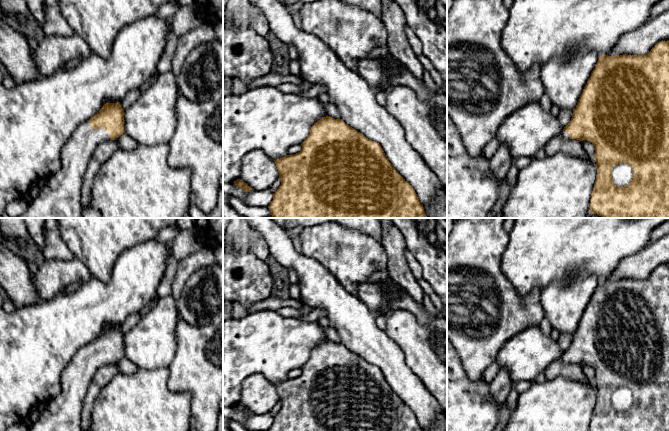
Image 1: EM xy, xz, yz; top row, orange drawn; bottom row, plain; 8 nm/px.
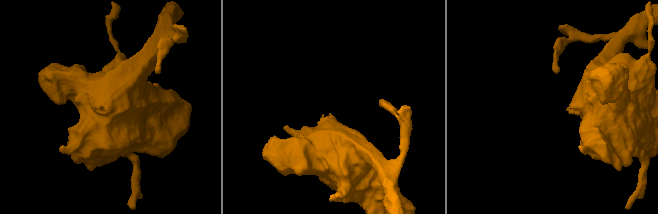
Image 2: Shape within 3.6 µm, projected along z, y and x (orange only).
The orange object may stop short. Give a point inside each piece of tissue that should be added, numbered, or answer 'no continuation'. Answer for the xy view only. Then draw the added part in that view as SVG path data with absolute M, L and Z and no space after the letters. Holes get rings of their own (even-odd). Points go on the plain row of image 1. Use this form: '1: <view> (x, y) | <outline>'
1: xy (62, 413) | M89 344L82 347L62 371L60 393L42 406L36 420L29 424L28 431L82 431L81 414L89 384L96 371L109 364L110 358L105 353L91 353Z

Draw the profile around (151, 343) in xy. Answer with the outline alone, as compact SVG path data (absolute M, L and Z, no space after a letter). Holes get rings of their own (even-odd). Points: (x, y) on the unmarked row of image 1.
M172 294L160 298L154 307L130 331L124 334L125 357L143 369L168 367L176 354L175 334L179 319L177 301Z

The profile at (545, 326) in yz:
M546 317L543 318L539 327L540 327L541 332L545 335L551 335L553 331L550 321Z

